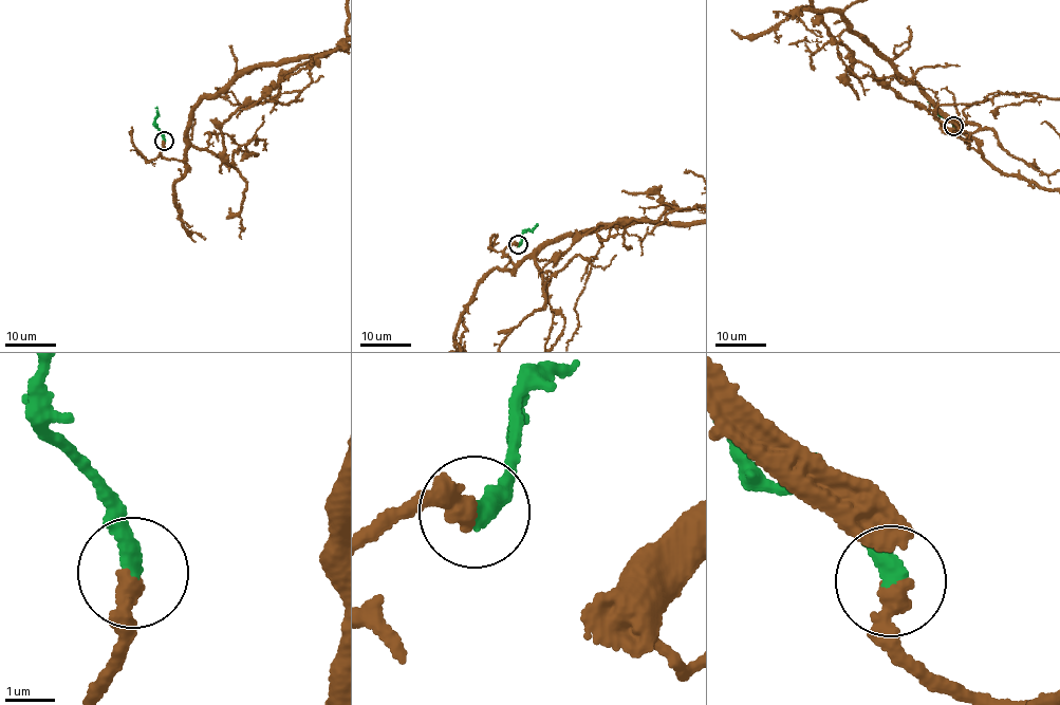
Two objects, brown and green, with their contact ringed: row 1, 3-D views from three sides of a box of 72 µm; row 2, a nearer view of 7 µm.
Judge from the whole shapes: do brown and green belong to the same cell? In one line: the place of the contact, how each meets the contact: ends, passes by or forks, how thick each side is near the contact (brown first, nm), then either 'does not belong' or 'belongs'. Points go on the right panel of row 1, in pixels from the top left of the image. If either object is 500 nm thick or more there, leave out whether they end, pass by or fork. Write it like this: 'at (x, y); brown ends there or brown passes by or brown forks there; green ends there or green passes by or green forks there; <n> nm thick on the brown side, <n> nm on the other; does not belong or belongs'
at (953, 126); brown ends there; green ends there; 400 nm thick on the brown side, 360 nm on the other; belongs

